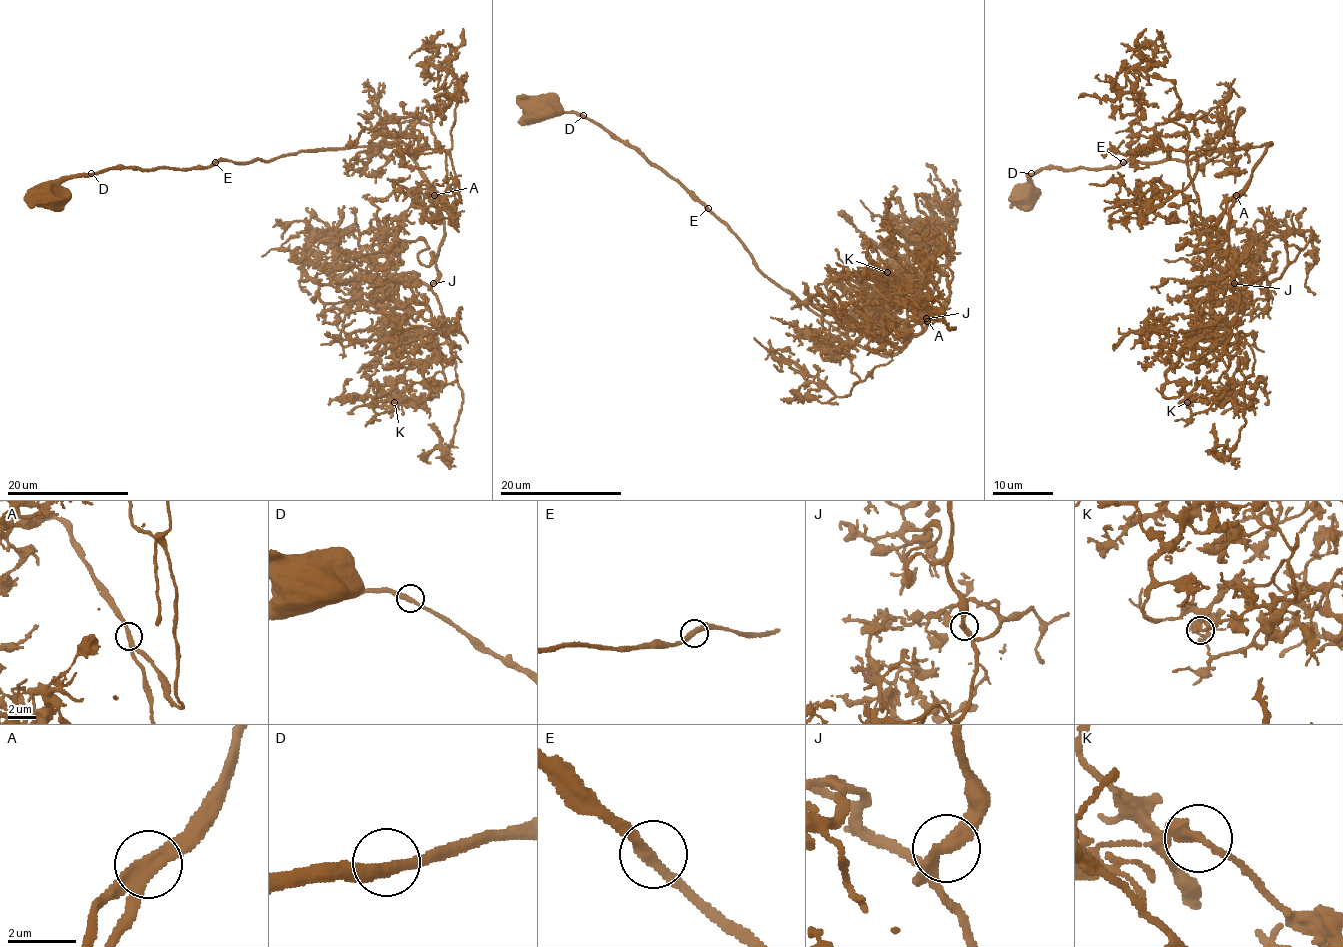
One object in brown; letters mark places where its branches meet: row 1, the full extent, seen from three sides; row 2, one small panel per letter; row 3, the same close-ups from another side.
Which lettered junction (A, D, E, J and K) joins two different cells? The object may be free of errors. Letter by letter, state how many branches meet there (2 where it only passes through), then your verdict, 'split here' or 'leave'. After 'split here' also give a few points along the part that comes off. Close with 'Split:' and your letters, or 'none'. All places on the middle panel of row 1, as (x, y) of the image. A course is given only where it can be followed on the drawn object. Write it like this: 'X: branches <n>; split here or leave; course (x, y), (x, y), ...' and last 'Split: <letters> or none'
A: branches 2; leave
D: branches 2; leave
E: branches 2; leave
J: branches 2; leave
K: branches 2; leave
Split: none

